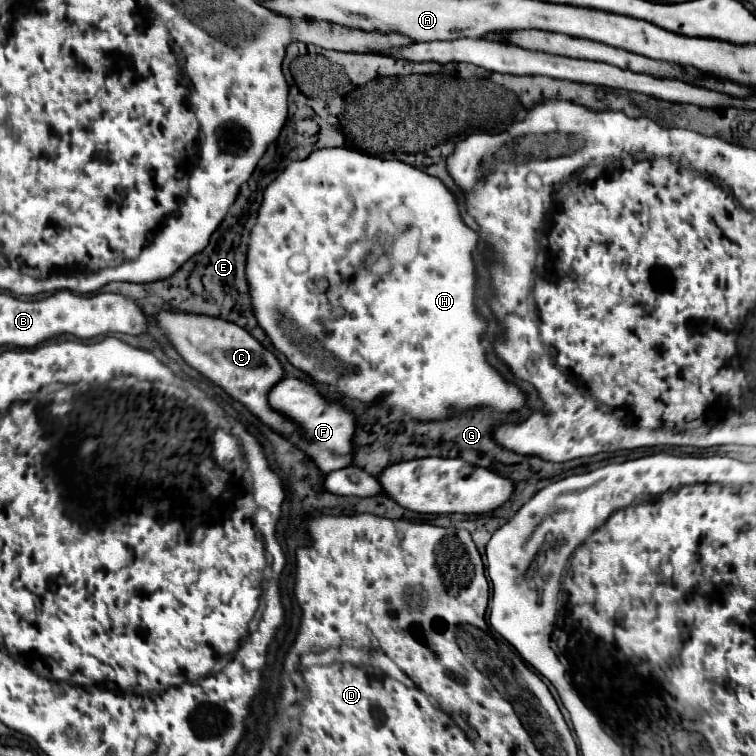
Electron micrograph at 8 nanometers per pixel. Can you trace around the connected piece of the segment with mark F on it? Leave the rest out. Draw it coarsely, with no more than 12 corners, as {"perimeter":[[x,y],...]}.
{"perimeter":[[284,377],[268,405],[298,431],[282,437],[322,473],[352,463],[354,417],[314,385]]}

